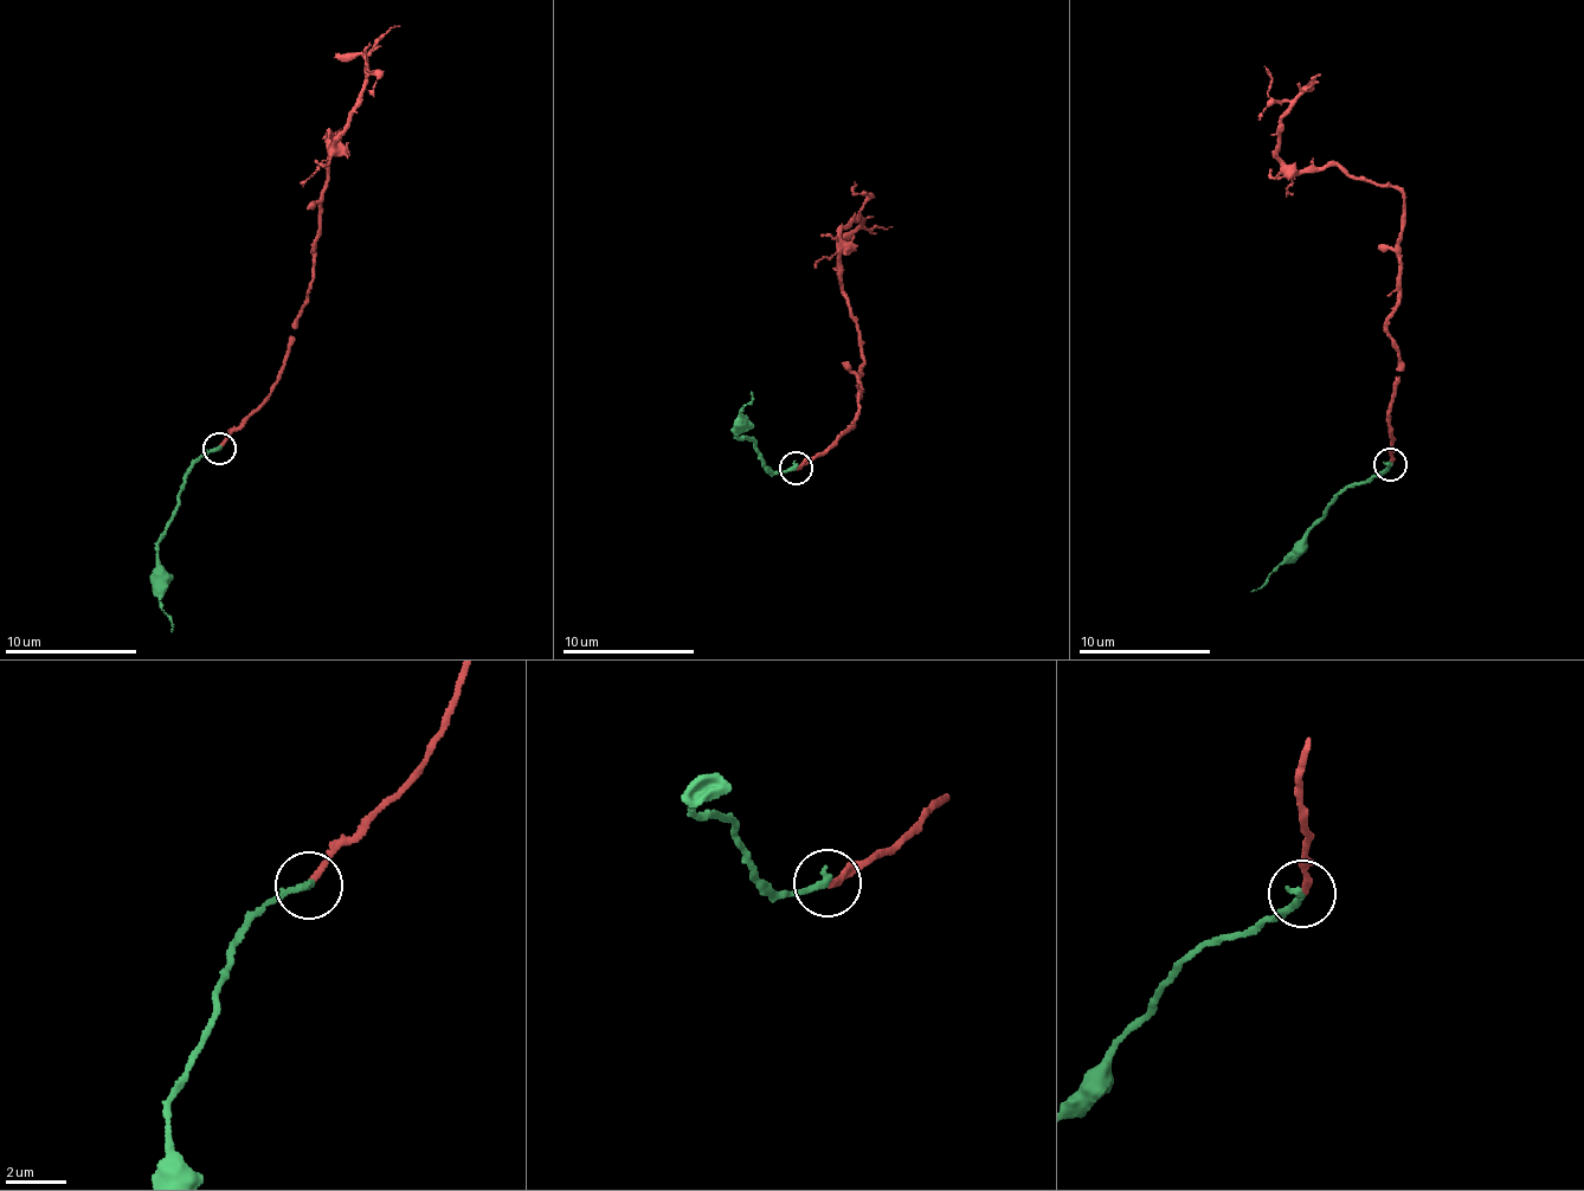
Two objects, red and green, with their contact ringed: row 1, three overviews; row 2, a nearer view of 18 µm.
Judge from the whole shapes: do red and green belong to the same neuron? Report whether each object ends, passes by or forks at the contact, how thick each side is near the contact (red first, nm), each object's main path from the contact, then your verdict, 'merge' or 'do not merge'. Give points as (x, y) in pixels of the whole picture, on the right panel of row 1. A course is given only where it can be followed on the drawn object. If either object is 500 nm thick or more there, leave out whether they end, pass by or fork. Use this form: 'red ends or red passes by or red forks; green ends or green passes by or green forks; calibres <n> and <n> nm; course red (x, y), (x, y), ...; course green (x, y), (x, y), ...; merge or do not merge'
red ends; green ends; calibres 180 and 240 nm; course red (1391, 464), (1399, 353), (1389, 323), (1404, 199), (1334, 165), (1298, 171), (1276, 155), (1282, 117), (1318, 77); course green (1391, 464), (1338, 494), (1318, 523), (1261, 587), (1250, 590); merge

